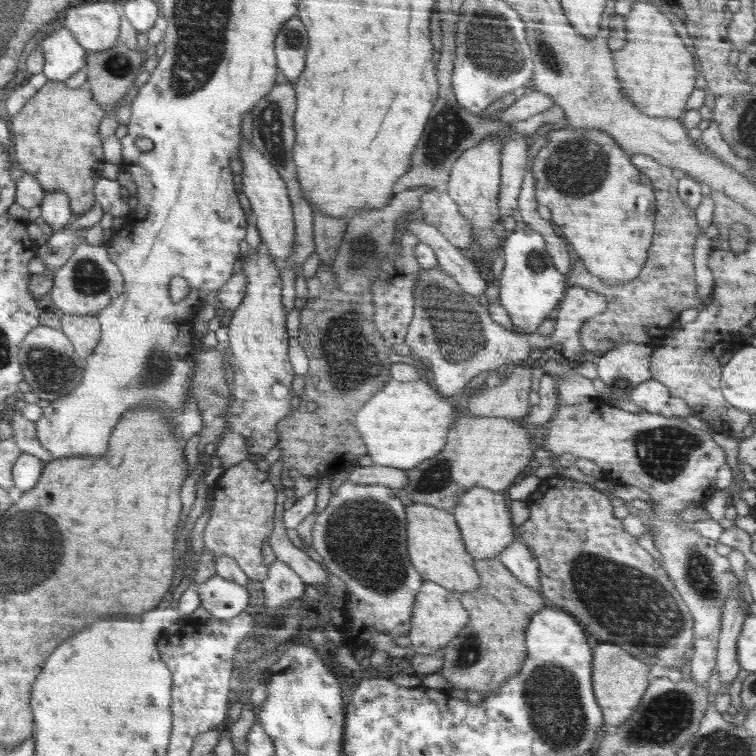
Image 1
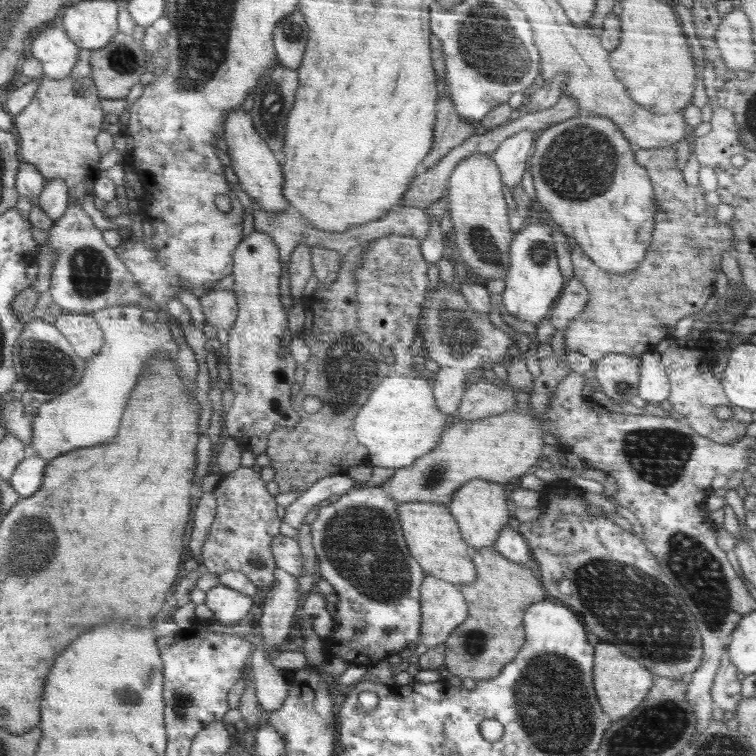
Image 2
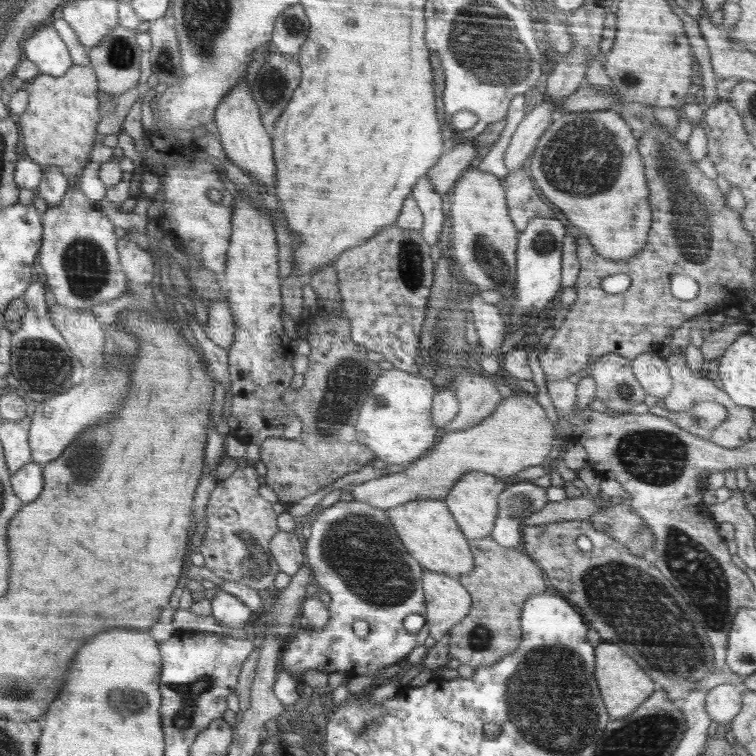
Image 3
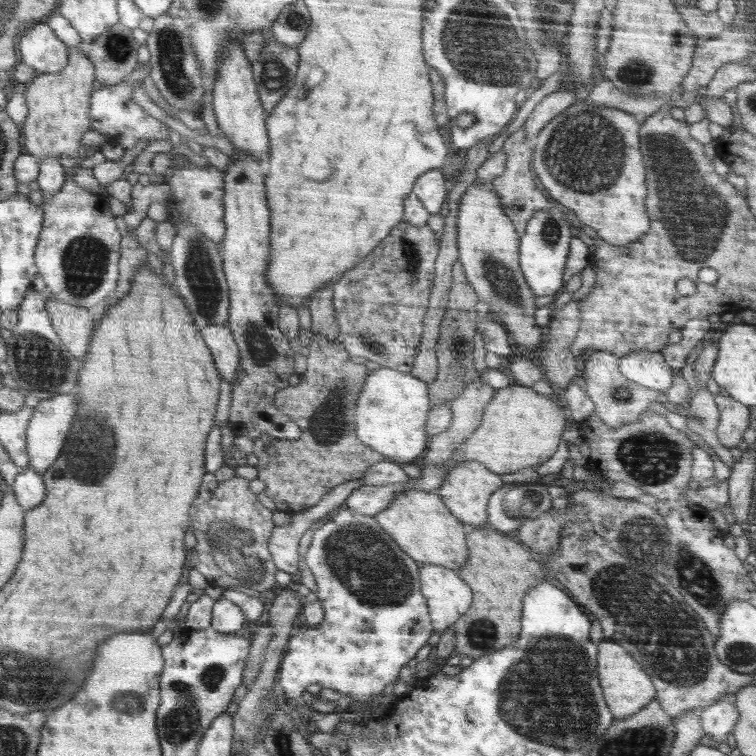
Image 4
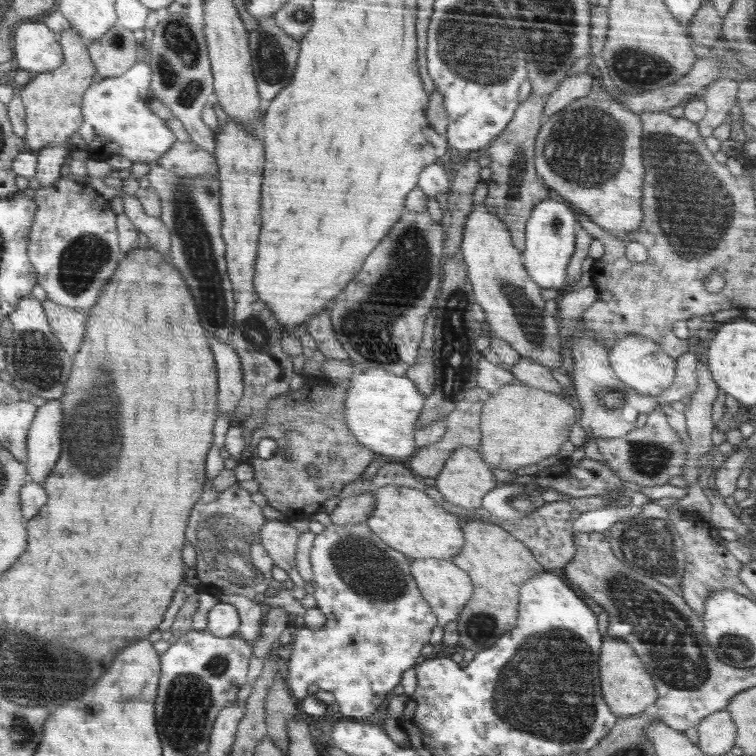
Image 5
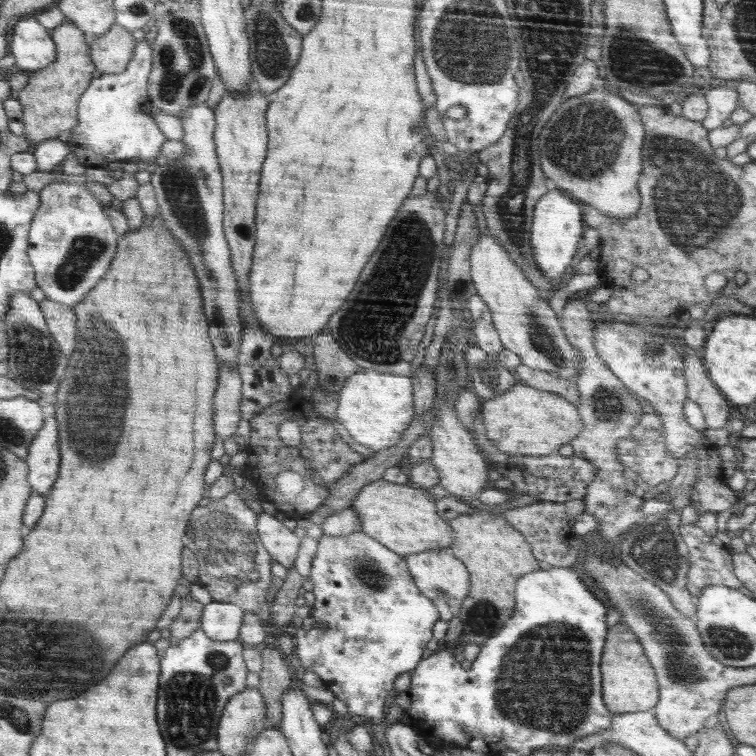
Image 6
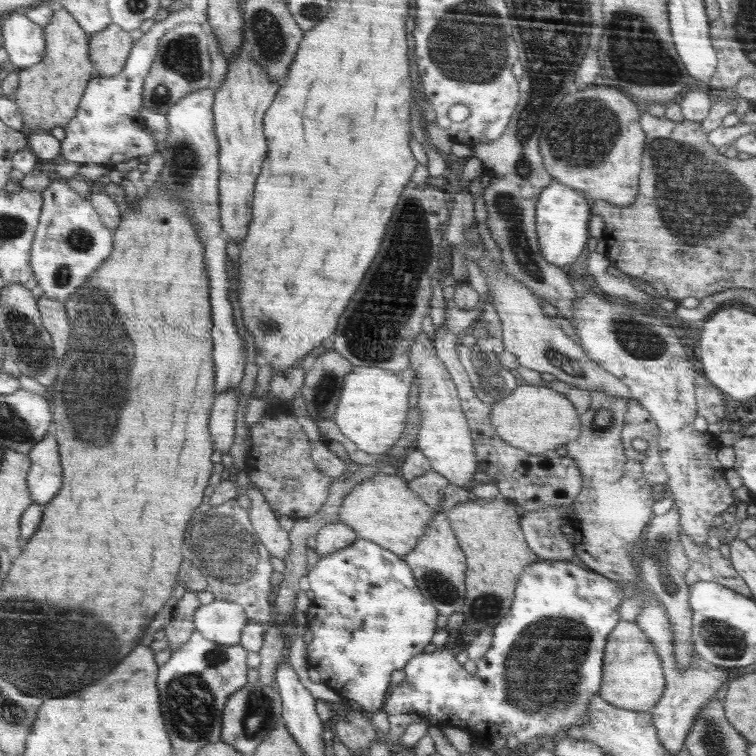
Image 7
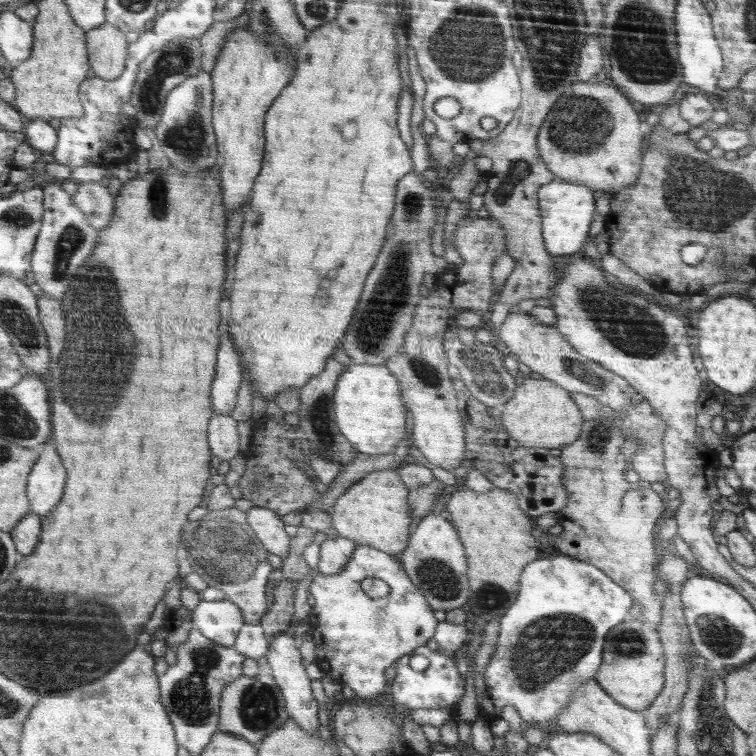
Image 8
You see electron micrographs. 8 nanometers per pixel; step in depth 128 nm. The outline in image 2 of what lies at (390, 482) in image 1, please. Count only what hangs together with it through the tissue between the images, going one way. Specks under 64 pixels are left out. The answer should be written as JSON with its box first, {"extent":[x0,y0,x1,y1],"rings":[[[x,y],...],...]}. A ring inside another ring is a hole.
{"extent":[284,474,361,528],"rings":[[[347,474],[323,477],[285,508],[284,522],[294,528],[300,527],[306,514],[319,502],[332,495],[346,494],[353,487],[361,485]]]}

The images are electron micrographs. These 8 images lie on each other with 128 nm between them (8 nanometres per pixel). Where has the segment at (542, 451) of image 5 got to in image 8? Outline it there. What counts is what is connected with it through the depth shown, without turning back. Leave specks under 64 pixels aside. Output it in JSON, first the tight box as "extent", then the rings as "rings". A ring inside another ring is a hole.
{"extent":[501,379,584,448],"rings":[[[525,379],[513,392],[510,400],[507,400],[501,407],[501,423],[508,431],[508,434],[515,438],[525,447],[561,448],[566,444],[572,444],[578,440],[583,430],[584,420],[580,406],[572,398],[572,395],[558,386],[555,382],[545,379]]]}

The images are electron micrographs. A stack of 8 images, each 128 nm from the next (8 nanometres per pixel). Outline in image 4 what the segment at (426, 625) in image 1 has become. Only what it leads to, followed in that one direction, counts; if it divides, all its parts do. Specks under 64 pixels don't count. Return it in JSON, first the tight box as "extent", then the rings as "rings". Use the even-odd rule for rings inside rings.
{"extent":[420,564,472,635],"rings":[[[421,564],[420,582],[424,582],[424,596],[432,606],[431,622],[436,622],[438,635],[452,625],[468,610],[472,602],[468,586],[455,570],[440,565]]]}

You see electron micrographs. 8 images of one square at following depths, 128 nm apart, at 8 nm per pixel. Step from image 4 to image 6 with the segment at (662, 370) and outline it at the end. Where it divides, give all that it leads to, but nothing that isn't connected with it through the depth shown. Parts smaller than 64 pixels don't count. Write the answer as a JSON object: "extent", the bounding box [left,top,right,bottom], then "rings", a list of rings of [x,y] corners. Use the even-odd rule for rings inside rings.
{"extent":[592,316,701,462],"rings":[[[593,316],[592,320],[594,322],[594,339],[597,354],[634,396],[646,401],[647,404],[652,406],[654,412],[660,415],[663,421],[663,431],[666,435],[667,450],[670,450],[671,455],[682,462],[688,452],[698,448],[701,433],[696,432],[692,426],[688,426],[688,422],[686,422],[686,418],[682,414],[682,408],[684,408],[684,402],[686,402],[687,381],[684,353],[678,354],[672,348],[672,343],[662,335],[652,334],[652,332],[644,330],[645,325],[620,322],[620,320],[599,320],[596,316]]]}

